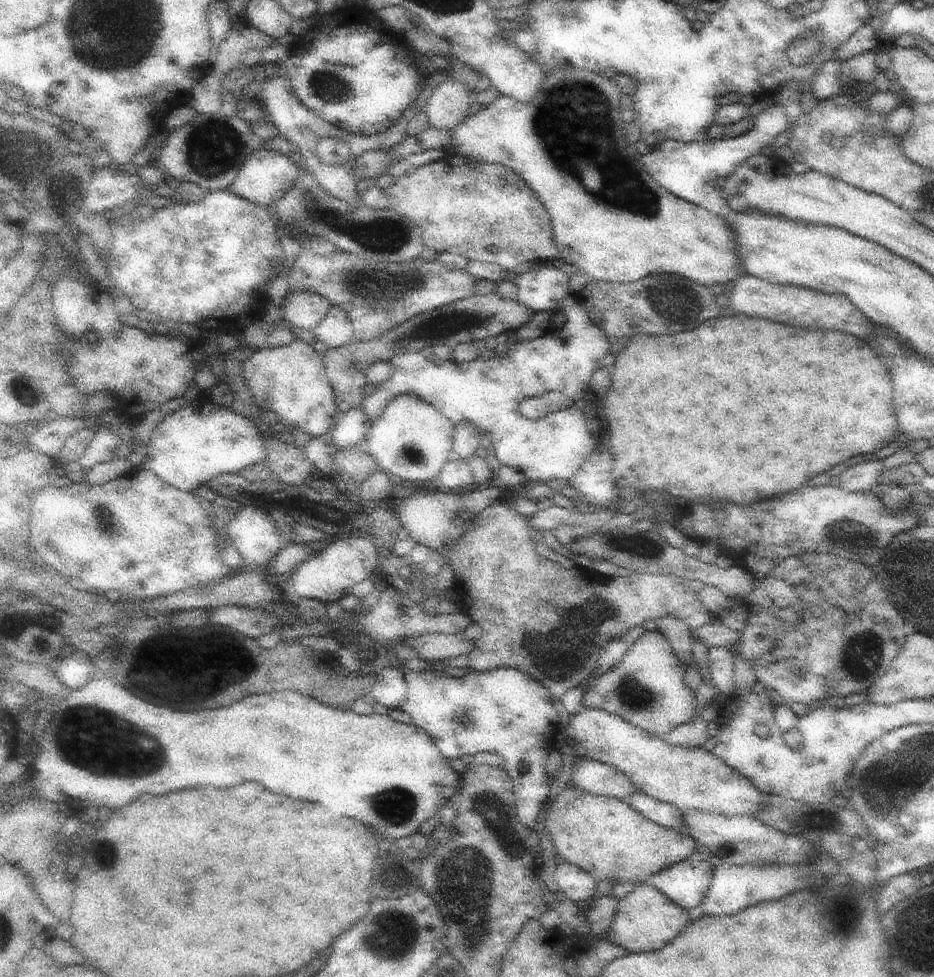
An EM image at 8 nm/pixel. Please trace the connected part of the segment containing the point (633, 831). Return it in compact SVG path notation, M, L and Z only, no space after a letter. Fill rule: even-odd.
M570 785L560 795L548 796L541 817L545 817L557 856L590 873L597 882L607 879L636 885L698 852L699 844L691 836L648 820L625 800L593 795Z

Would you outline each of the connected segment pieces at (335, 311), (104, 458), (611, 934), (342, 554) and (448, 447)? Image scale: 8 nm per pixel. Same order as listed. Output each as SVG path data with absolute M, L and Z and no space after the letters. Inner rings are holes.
M332 305L326 318L312 331L316 346L321 349L327 347L341 347L356 340L353 322L348 313L338 305Z
M100 428L79 460L79 465L88 472L95 464L111 461L116 457L121 442L108 428Z
M642 883L626 898L619 900L616 916L606 938L621 946L628 955L657 951L670 944L692 922L695 915L672 902L652 883Z
M350 537L335 540L330 539L320 545L316 552L308 557L294 572L294 590L300 596L318 599L325 603L336 603L352 590L352 587L364 579L379 577L381 566L380 555L376 552L370 539Z
M397 395L385 411L370 424L365 436L365 448L375 458L378 468L384 469L390 476L398 476L408 482L426 482L439 478L447 460L453 456L454 433L455 426L431 404L414 395Z

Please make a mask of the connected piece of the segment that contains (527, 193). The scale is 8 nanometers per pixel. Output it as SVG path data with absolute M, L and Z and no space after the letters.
M450 153L437 161L416 168L416 170L408 176L397 178L397 182L393 186L384 190L389 198L389 208L401 215L407 216L408 219L413 220L414 224L421 228L425 246L430 246L430 248L436 250L437 254L448 251L451 253L460 253L468 258L469 261L498 263L511 274L513 273L514 268L523 262L540 264L553 261L559 256L548 209L541 203L541 200L537 197L537 194L532 188L528 186L528 183L526 183L513 168L504 166L503 164L481 163L480 161L466 160L466 158L461 157L460 155Z

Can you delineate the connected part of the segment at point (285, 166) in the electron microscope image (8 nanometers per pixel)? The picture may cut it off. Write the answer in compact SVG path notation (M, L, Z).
M256 142L252 154L250 154L248 160L245 160L244 166L236 175L230 190L250 202L269 207L271 204L276 205L282 200L284 194L297 181L298 175L299 167L290 160L289 156L274 150L265 150L259 142Z

